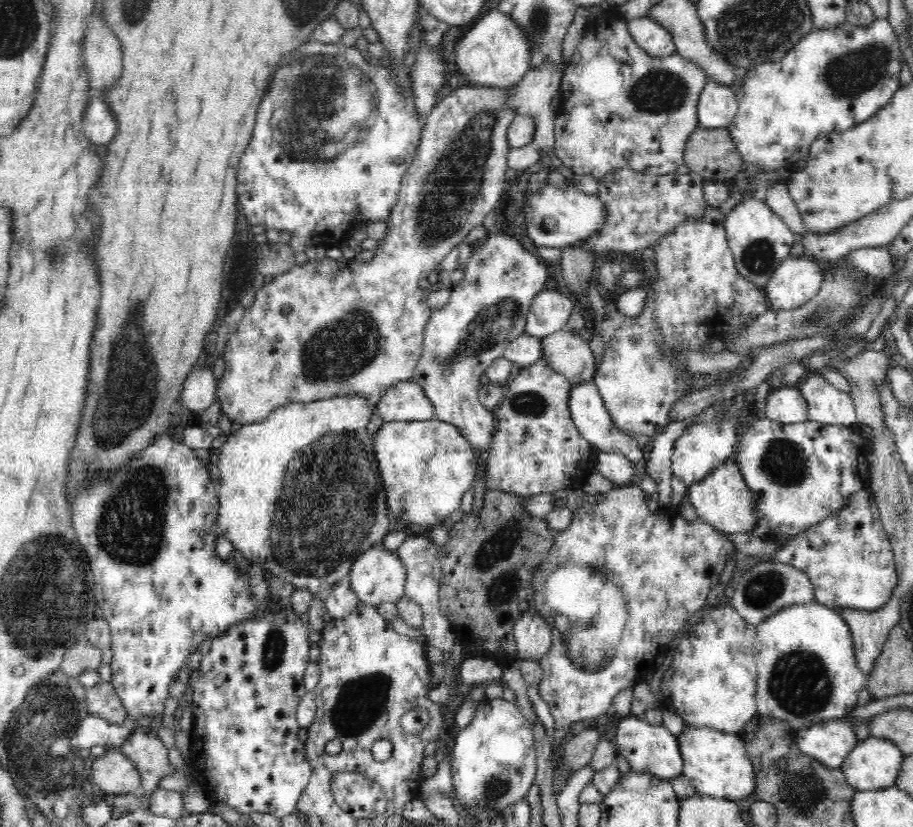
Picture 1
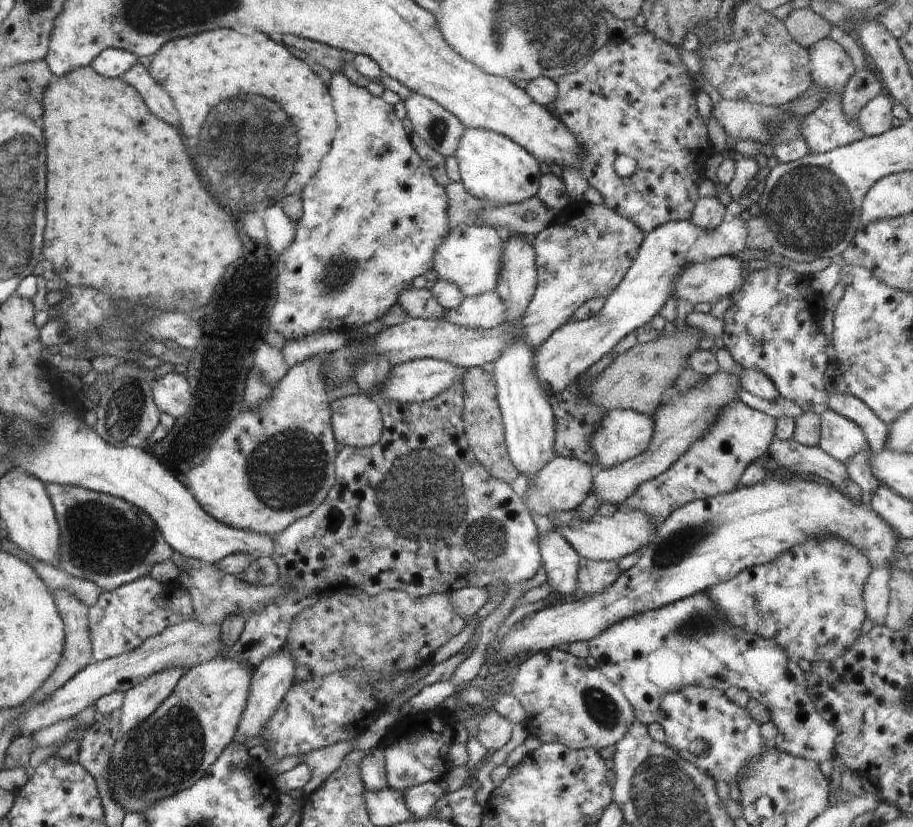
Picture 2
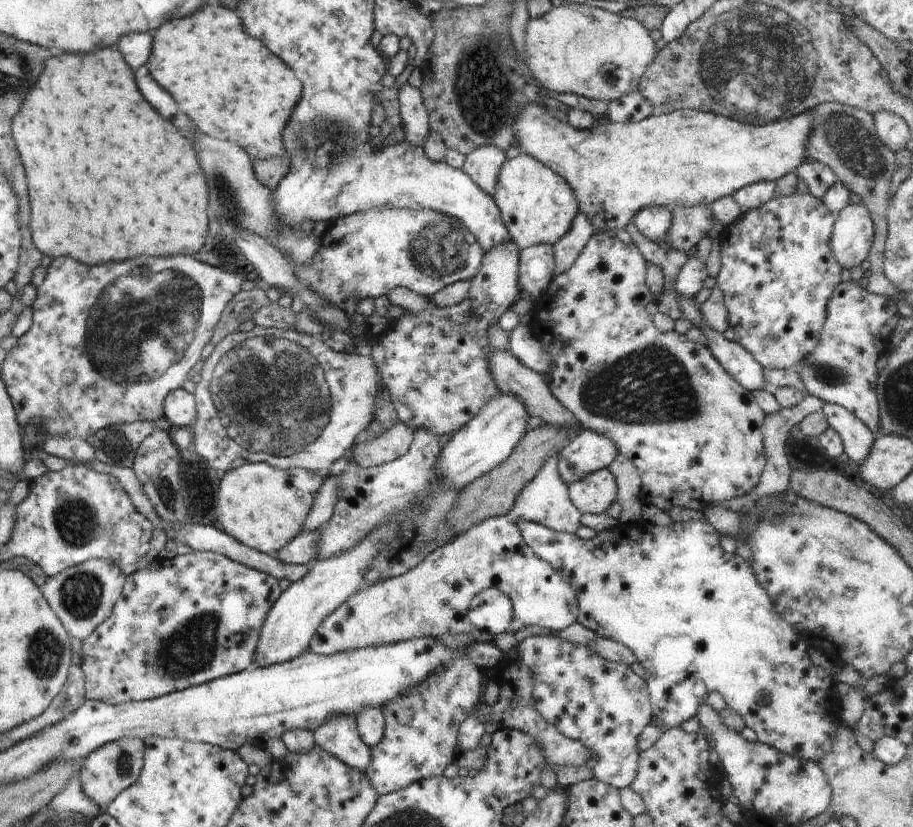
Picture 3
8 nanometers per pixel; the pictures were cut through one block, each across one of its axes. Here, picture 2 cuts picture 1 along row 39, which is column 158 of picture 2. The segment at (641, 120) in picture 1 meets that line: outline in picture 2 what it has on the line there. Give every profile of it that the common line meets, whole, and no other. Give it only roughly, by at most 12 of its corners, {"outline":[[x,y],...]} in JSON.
{"outline":[[149,576],[88,607],[93,660],[192,621],[179,581]]}

